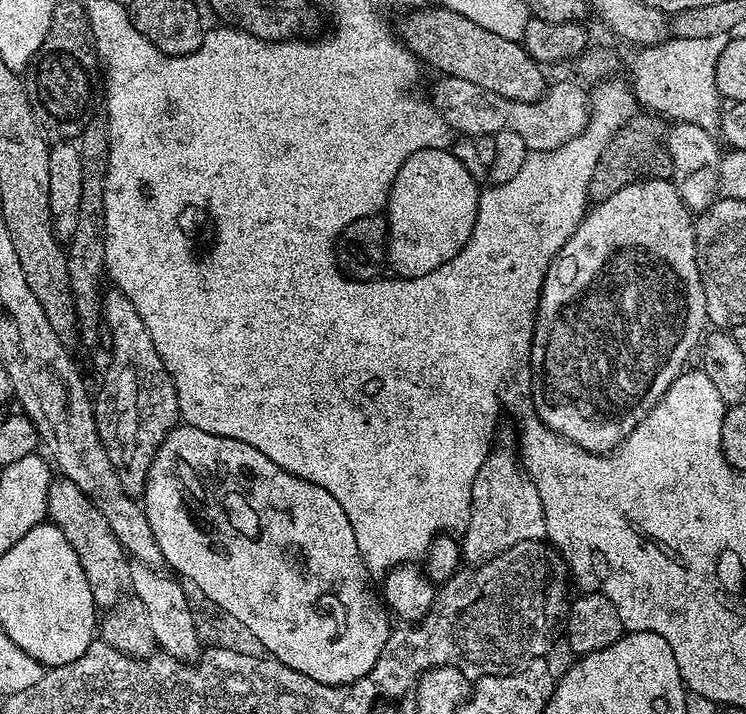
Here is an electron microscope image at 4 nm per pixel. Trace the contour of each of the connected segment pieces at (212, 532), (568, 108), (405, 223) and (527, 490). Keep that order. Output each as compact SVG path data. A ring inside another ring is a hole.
M180 422L177 423L175 428L168 431L166 438L162 442L162 446L158 446L158 454L154 454L154 462L150 466L150 474L148 475L146 486L144 487L142 507L146 518L150 522L150 530L154 530L154 542L158 542L161 561L163 561L165 565L168 563L169 566L173 568L169 569L171 569L177 577L183 578L189 585L192 583L214 607L221 608L219 611L223 613L223 615L242 622L242 626L247 626L250 630L250 634L254 634L254 638L258 638L258 642L262 642L265 653L271 656L272 659L282 662L286 666L290 666L290 670L298 670L298 674L306 674L306 678L314 678L314 682L322 682L330 686L349 684L358 678L362 678L366 674L370 674L374 662L378 662L378 654L382 654L382 646L386 646L386 638L394 631L394 628L393 625L388 625L390 613L387 607L382 603L381 597L379 595L371 596L371 594L368 593L370 573L368 567L364 565L360 557L358 542L354 539L354 526L350 526L350 518L346 518L346 510L342 510L342 506L338 506L338 501L334 499L334 494L322 490L322 486L314 486L314 482L306 482L302 478L298 478L294 474L282 470L282 466L274 466L274 462L270 462L270 458L266 458L266 454L262 454L262 450L254 450L254 446L250 446L246 442L238 442L234 438L222 438L218 434L206 434L206 430L198 430L194 426Z
M441 75L440 81L432 88L430 99L440 117L447 122L453 133L469 138L477 136L495 136L497 132L514 130L519 134L522 142L526 142L529 152L549 152L582 134L582 130L588 124L590 115L590 96L587 91L583 92L576 84L568 80L560 80L557 84L549 83L543 96L534 102L518 102L514 98L504 98L502 94L494 94L494 90L485 90L483 86L477 86L475 82L466 82L462 78Z
M427 148L418 150L402 162L398 174L392 183L386 205L388 221L388 247L386 260L397 277L413 280L419 276L438 270L446 262L450 262L466 246L470 234L474 230L476 215L480 209L481 189L476 188L476 180L472 172L448 148Z
M503 432L498 436L499 446L493 447L482 466L478 466L478 474L474 474L470 510L462 528L462 560L468 566L479 566L502 554L502 550L518 546L518 542L543 541L548 534L538 490L526 475L517 453L513 451L518 444L517 437L513 433L511 436ZM500 444L504 448L500 448ZM508 448L512 448L512 452Z

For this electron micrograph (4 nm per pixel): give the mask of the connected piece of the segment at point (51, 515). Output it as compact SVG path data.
M65 478L53 479L48 488L47 519L66 534L66 542L74 546L78 554L78 562L82 562L82 570L86 570L86 582L90 582L90 594L94 594L97 609L111 610L116 603L125 599L132 586L132 564L124 547L114 538L114 530L110 530L110 522L102 518L102 510L94 506L74 482Z

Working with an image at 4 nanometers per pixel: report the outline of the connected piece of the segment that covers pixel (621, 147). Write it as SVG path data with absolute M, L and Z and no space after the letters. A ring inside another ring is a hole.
M656 114L644 115L633 116L626 126L616 131L606 150L602 150L600 162L590 178L589 201L599 202L610 198L610 194L618 194L622 186L636 184L639 180L671 180L672 158L666 143L665 121Z

